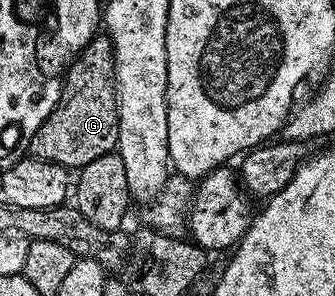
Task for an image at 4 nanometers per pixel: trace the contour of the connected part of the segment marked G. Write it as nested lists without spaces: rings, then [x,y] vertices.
[[[94,36],[76,51],[74,58],[77,59],[70,66],[68,63],[64,71],[61,95],[51,116],[31,136],[28,149],[32,157],[66,168],[80,168],[91,164],[91,160],[99,160],[99,156],[114,153],[119,140],[113,41],[107,36]]]

